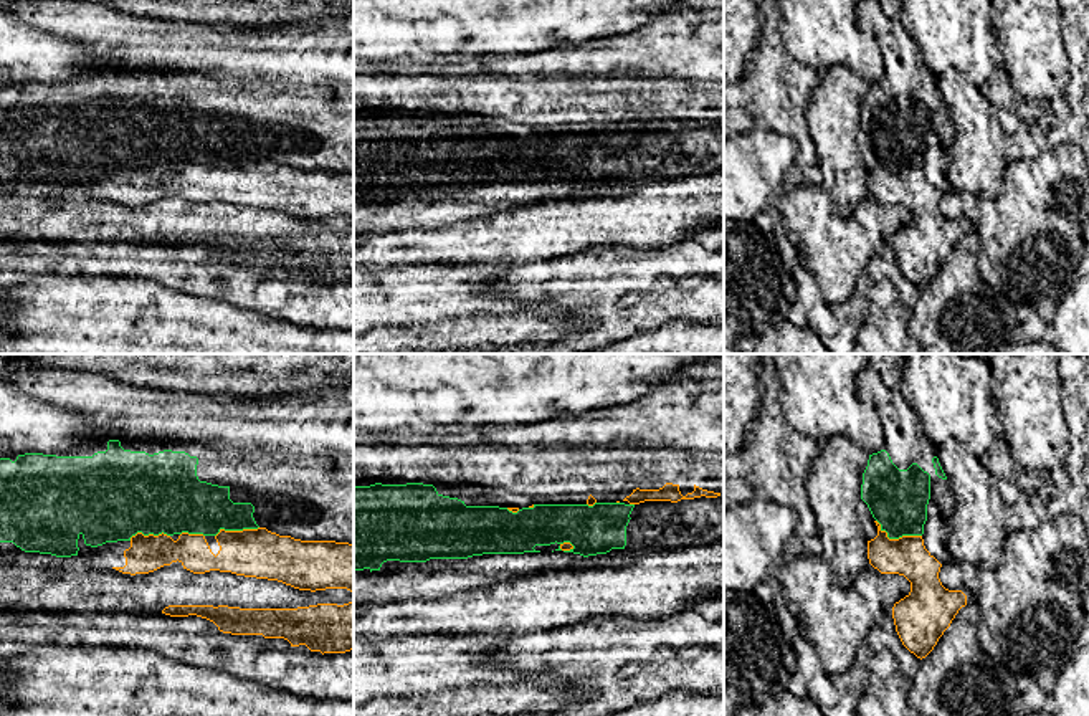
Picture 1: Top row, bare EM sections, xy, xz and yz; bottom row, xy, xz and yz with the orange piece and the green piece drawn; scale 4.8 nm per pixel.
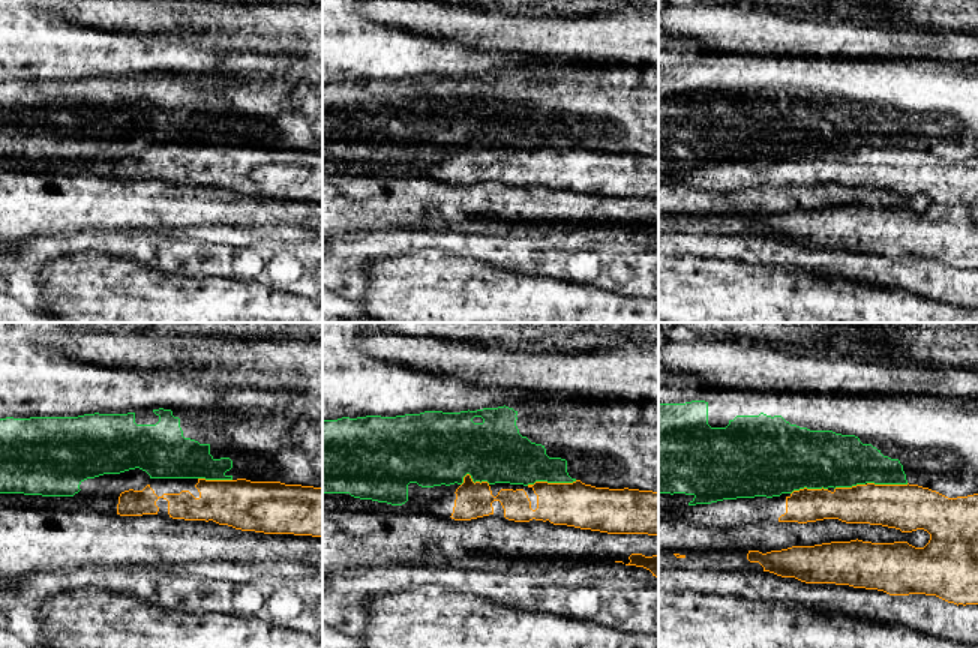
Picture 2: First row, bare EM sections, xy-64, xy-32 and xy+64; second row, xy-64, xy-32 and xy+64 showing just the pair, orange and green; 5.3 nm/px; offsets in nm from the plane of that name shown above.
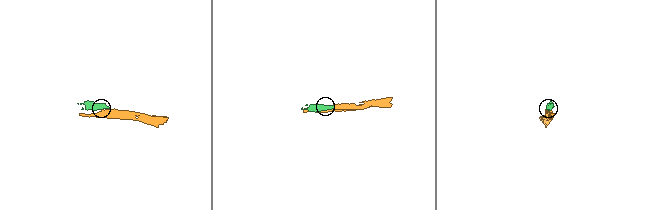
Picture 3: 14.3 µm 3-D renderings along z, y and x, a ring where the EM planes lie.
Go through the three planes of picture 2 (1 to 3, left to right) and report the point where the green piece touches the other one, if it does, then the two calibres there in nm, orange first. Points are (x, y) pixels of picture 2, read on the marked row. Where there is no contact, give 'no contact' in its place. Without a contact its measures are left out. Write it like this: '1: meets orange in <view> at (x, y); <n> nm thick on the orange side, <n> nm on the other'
1: meets orange in xy-64 at (215, 480); 280 nm thick on the orange side, 220 nm on the other
2: meets orange in xy-32 at (551, 483); 240 nm thick on the orange side, 260 nm on the other
3: meets orange in xy+64 at (888, 485); 260 nm thick on the orange side, 260 nm on the other

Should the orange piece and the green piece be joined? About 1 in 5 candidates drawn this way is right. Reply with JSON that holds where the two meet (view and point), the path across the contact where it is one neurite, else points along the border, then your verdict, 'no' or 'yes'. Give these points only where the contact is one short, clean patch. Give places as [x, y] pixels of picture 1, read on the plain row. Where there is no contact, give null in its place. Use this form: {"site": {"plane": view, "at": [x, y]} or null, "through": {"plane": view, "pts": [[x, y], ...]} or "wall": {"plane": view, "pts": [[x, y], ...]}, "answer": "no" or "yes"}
{"site": {"plane": "yz", "at": [896, 169]}, "answer": "no"}

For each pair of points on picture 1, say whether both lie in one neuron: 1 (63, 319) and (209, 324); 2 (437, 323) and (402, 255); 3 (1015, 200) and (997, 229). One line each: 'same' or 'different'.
1: same
2: different
3: same

